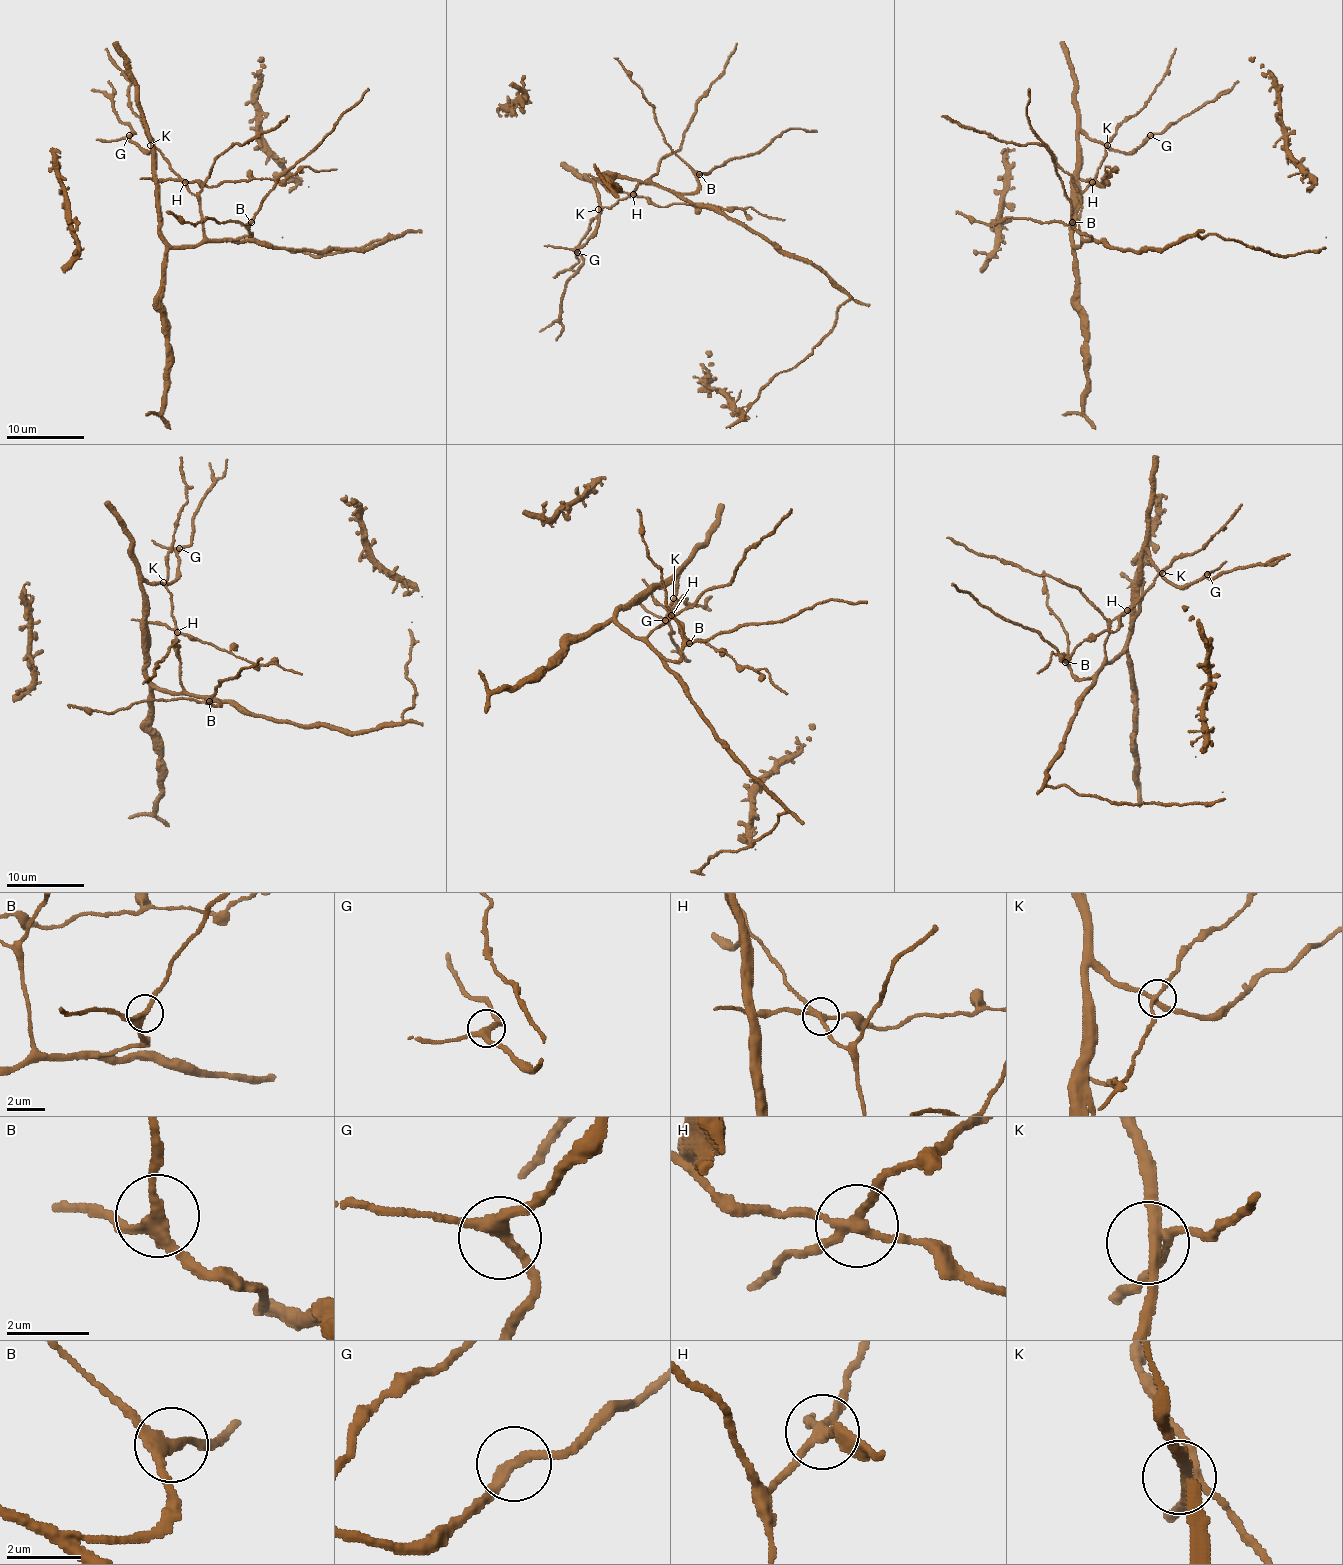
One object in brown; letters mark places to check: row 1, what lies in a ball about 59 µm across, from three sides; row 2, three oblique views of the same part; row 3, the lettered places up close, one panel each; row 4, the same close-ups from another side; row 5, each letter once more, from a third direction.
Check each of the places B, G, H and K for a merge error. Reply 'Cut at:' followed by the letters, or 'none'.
Cut at: H

